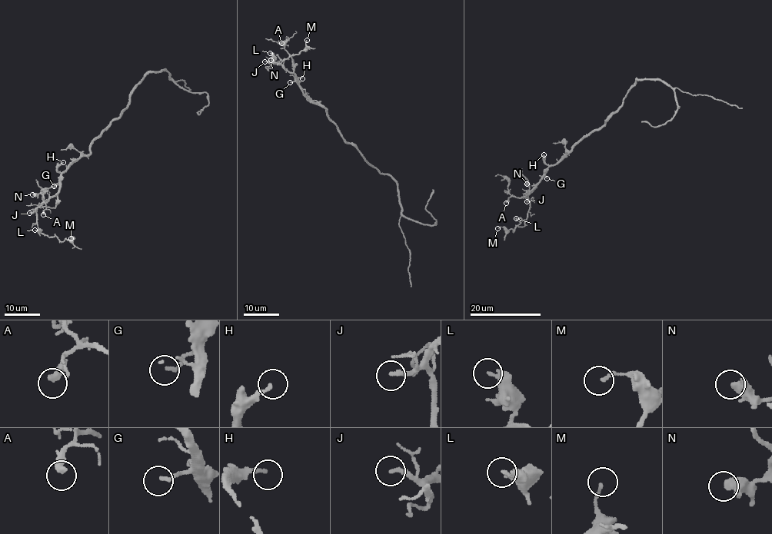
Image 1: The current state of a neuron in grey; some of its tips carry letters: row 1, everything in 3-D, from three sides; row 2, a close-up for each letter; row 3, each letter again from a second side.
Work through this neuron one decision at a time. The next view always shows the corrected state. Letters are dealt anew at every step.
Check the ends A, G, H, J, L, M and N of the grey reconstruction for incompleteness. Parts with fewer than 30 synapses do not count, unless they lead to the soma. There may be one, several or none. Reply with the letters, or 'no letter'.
A

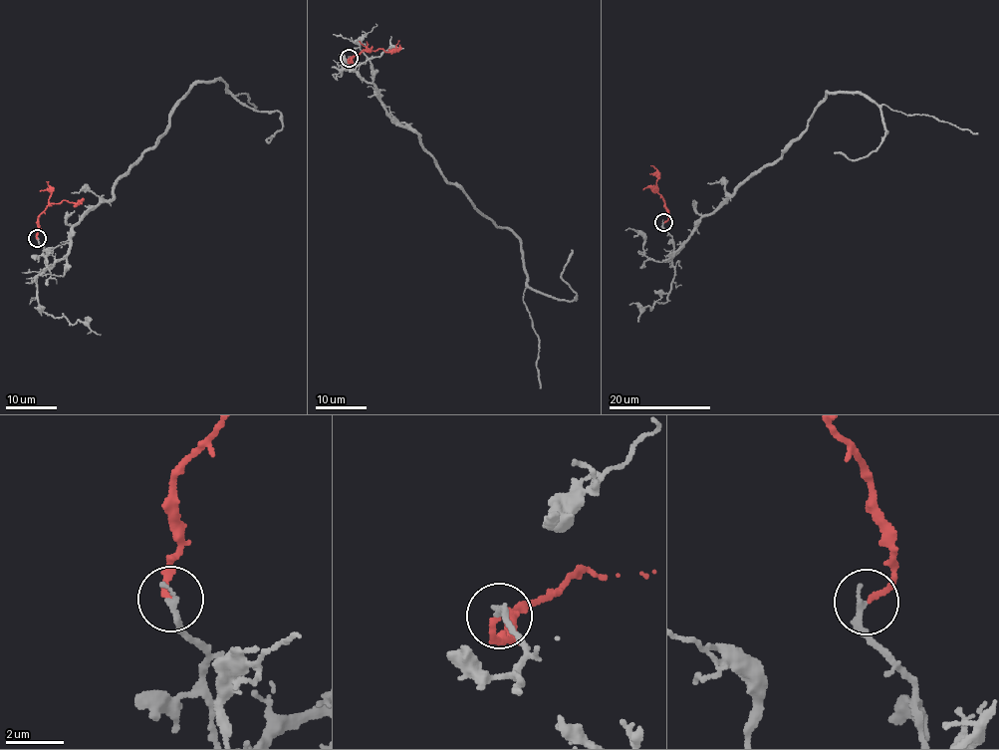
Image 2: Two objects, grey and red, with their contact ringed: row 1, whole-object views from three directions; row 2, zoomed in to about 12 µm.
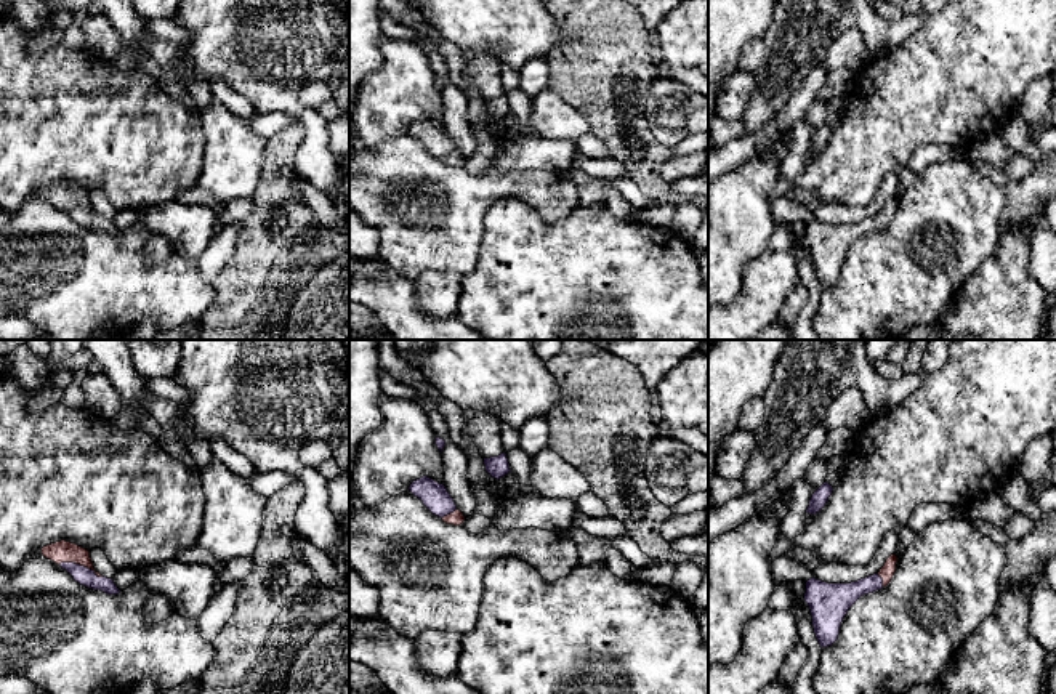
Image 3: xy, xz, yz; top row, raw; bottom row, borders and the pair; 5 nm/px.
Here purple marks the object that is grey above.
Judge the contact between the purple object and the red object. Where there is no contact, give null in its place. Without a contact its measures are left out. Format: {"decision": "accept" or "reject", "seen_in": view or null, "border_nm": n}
{"decision": "accept", "seen_in": "xy", "border_nm": 220}

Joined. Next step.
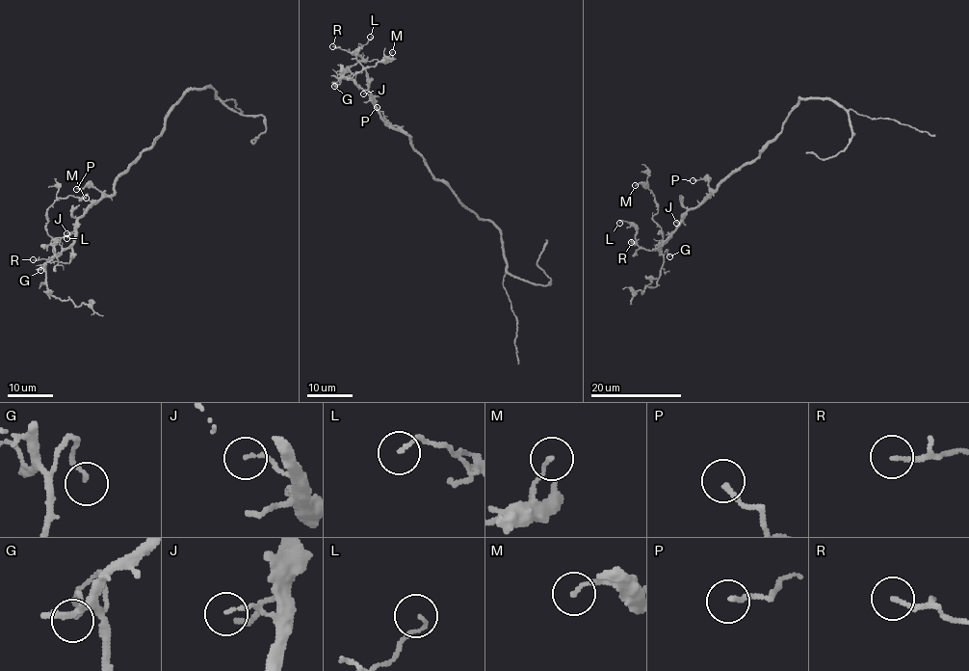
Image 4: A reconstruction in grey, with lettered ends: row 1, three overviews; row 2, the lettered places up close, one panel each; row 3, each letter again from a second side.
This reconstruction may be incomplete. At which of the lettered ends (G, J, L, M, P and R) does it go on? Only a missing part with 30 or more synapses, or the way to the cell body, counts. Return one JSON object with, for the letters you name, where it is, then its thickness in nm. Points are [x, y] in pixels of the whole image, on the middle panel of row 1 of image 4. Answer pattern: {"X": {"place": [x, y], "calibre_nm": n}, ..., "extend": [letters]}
{"extend": []}

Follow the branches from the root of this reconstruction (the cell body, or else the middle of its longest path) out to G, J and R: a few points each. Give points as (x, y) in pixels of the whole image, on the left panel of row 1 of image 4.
G: (137, 156), (117, 178), (114, 193), (96, 200), (80, 216), (75, 239), (40, 270)
J: (137, 156), (117, 178), (114, 193), (96, 200), (80, 216), (76, 230), (66, 233)
R: (137, 156), (117, 178), (114, 193), (96, 200), (80, 216), (71, 259), (63, 263), (51, 255), (33, 259)

